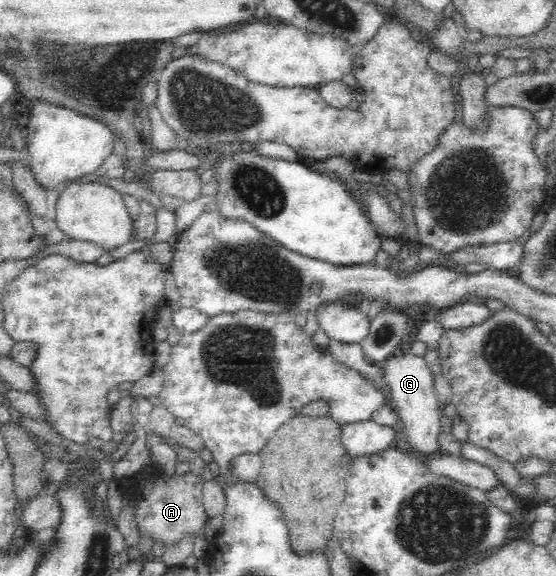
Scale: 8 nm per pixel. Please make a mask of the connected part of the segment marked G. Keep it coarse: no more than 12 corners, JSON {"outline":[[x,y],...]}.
{"outline":[[424,357],[384,364],[409,451],[440,453],[442,407]]}

